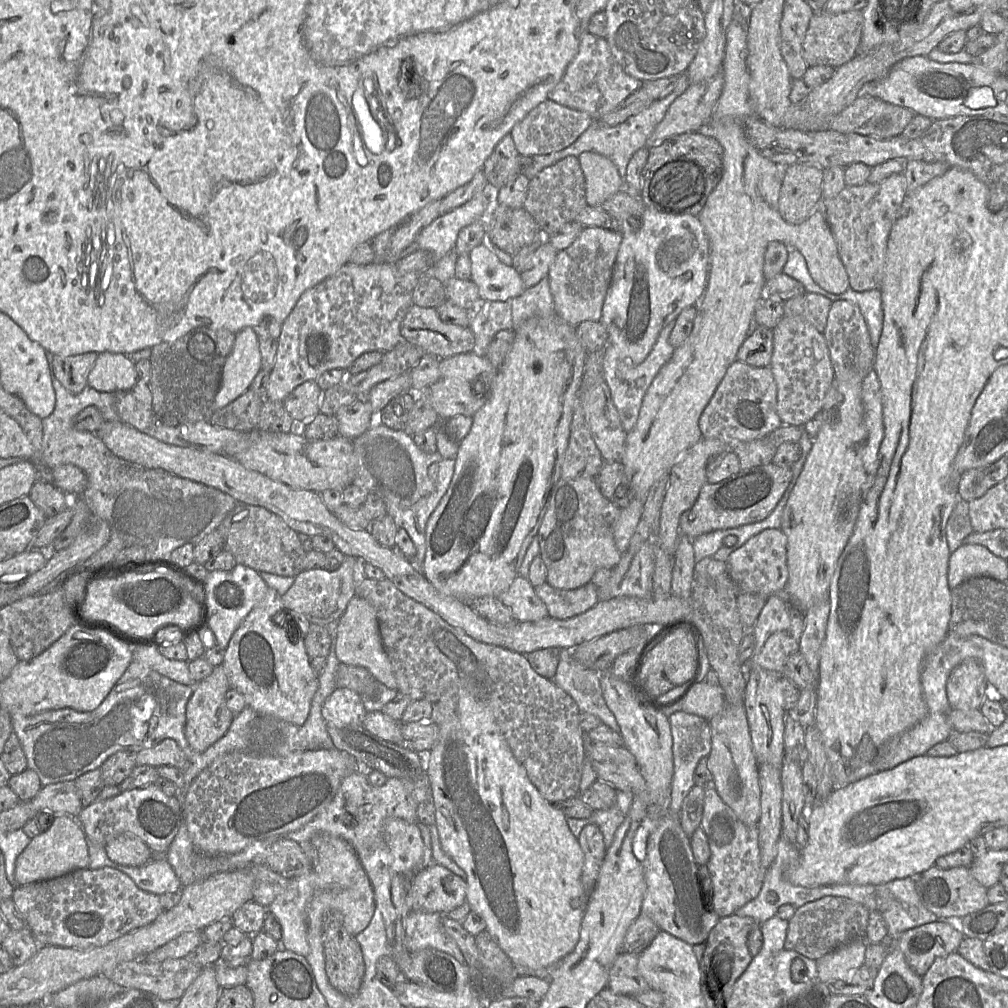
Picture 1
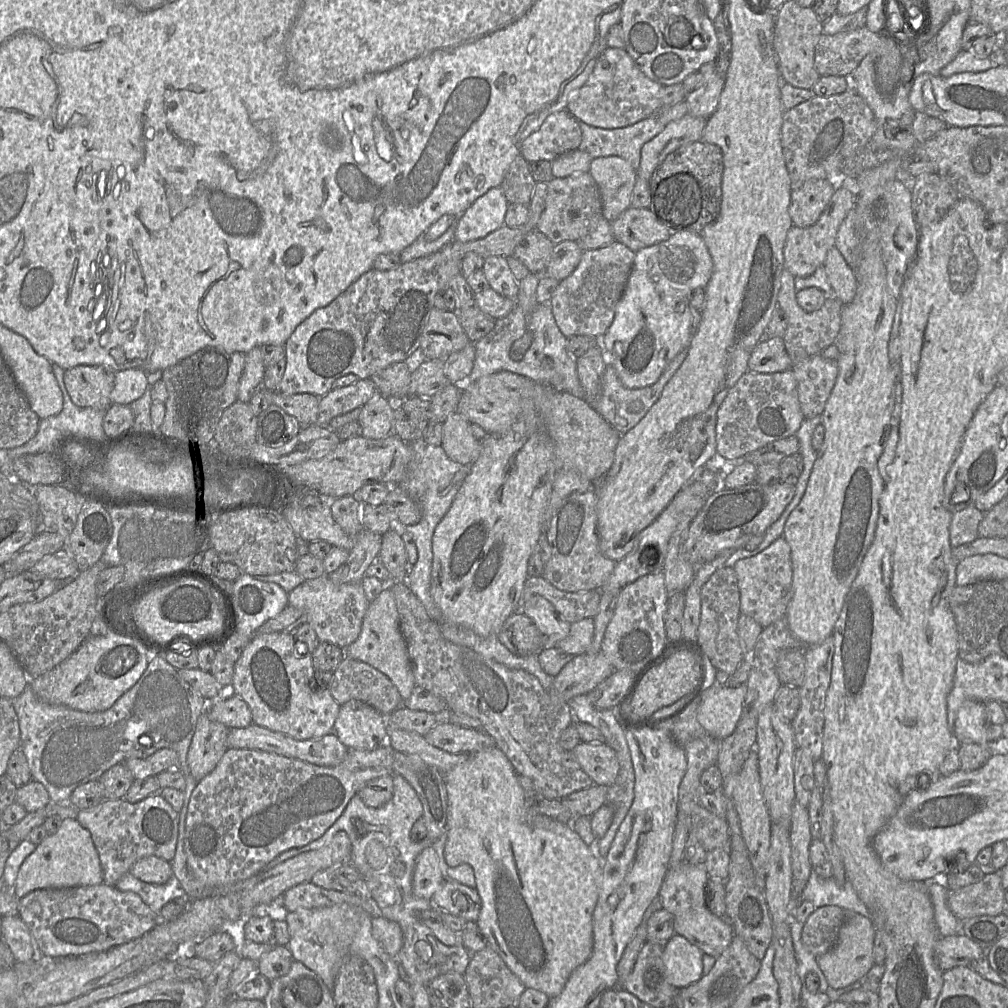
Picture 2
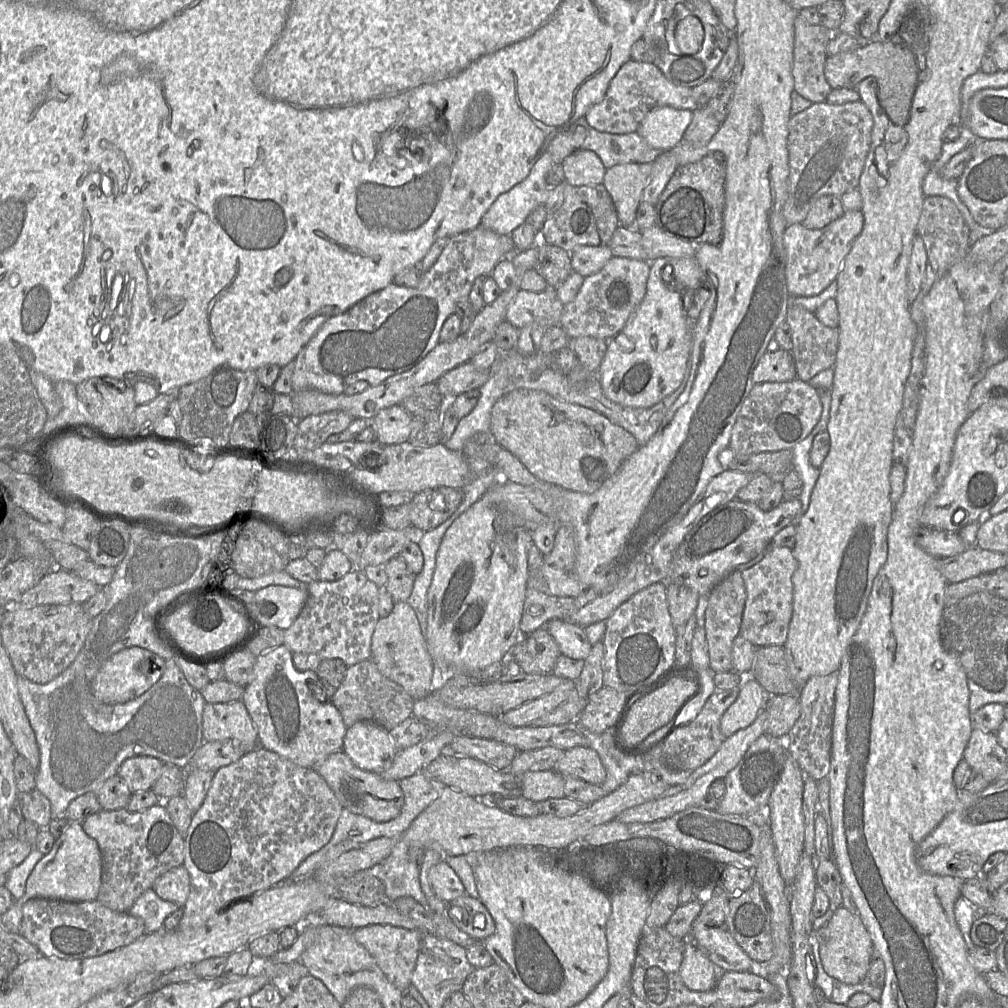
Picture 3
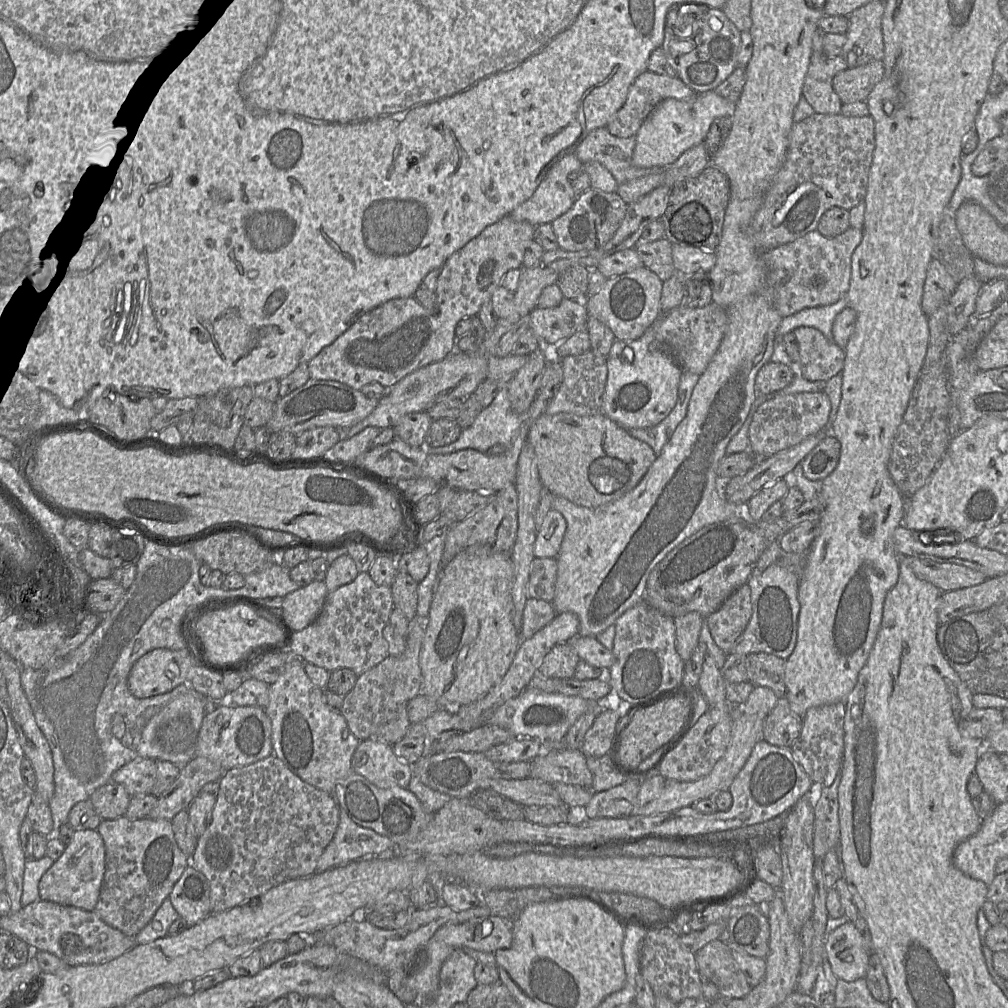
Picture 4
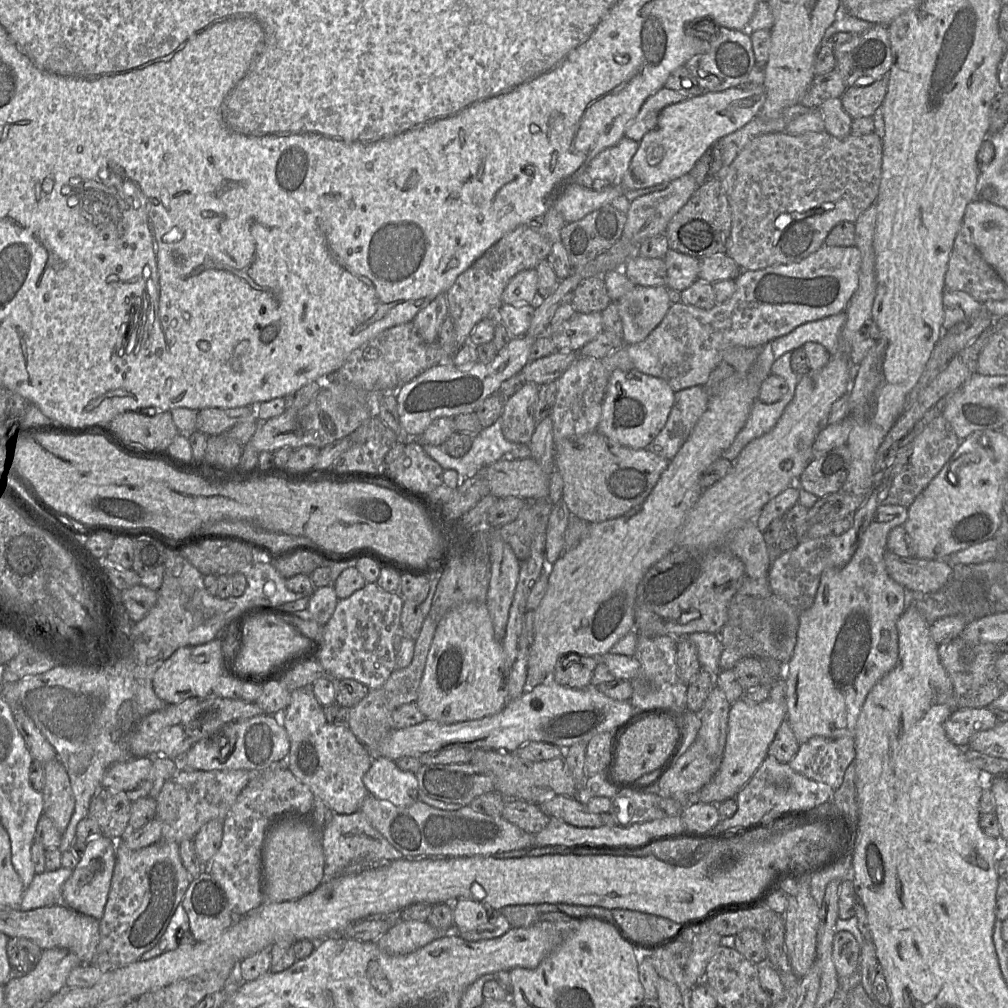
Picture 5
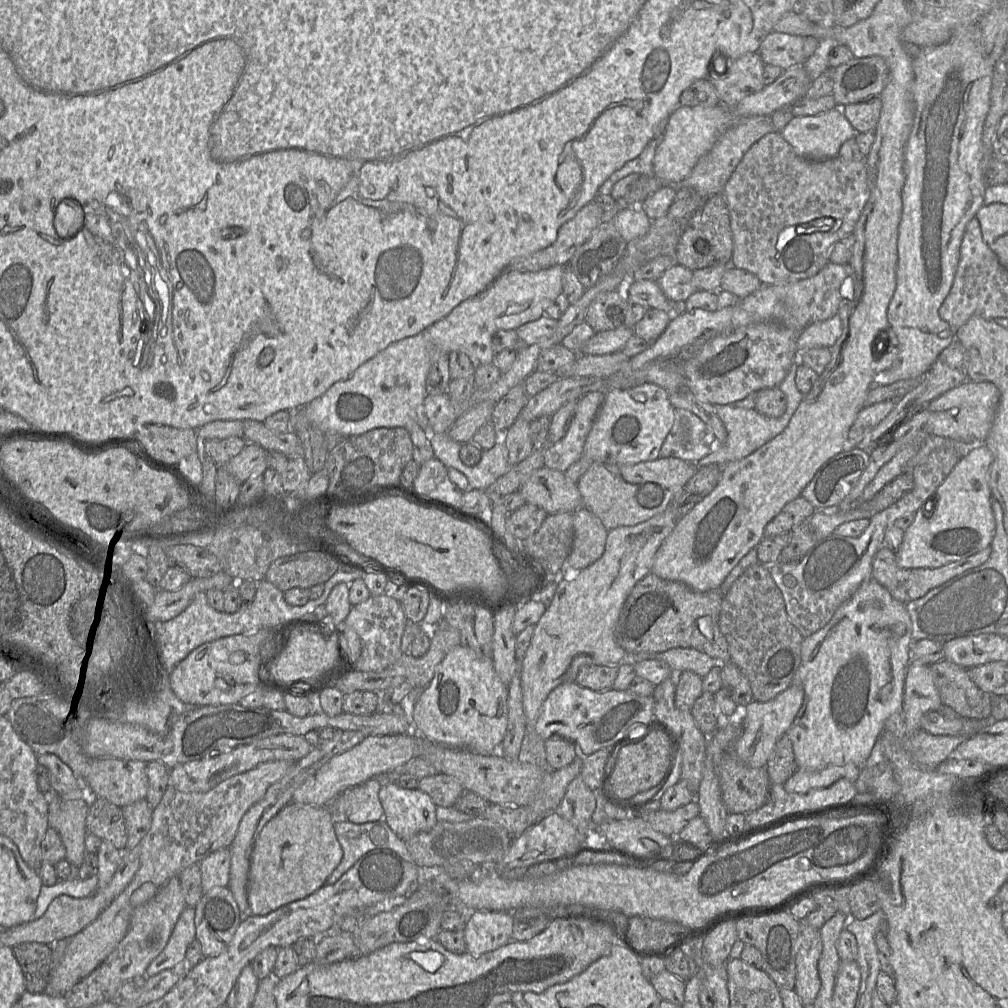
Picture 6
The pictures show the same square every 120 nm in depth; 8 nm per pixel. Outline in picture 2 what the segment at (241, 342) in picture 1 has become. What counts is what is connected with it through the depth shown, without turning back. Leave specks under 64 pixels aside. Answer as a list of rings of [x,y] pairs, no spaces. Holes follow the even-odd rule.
[[[259,346],[245,354],[245,365],[238,387],[238,401],[249,402],[257,389],[263,385],[265,365]]]

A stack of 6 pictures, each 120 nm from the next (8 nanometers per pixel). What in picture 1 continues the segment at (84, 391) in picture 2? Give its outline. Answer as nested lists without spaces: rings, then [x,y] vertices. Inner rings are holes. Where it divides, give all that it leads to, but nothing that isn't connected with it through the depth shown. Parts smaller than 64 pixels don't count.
[[[99,353],[53,356],[53,368],[57,379],[72,394],[79,394],[88,386],[88,376]]]

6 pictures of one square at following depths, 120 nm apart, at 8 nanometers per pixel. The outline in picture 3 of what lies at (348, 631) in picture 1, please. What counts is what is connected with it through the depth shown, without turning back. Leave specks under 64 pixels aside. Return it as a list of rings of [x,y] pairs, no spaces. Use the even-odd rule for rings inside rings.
[[[395,602],[390,615],[380,617],[372,636],[371,652],[371,660],[380,672],[401,685],[413,700],[431,694],[434,664],[417,616],[408,602]]]

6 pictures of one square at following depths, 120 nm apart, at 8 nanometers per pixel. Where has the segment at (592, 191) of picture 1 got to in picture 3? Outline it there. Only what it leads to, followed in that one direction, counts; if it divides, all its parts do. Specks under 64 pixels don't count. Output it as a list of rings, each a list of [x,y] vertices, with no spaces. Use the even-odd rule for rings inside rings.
[[[652,163],[620,164],[606,169],[603,185],[612,198],[621,226],[634,226],[643,190],[651,177]]]

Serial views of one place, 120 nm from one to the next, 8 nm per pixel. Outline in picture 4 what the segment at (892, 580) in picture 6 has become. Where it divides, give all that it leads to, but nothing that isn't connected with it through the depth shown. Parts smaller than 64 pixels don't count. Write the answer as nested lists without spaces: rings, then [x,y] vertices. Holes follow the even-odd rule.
[[[900,556],[899,563],[907,565],[921,580],[930,582],[942,593],[978,585],[988,579],[983,573],[954,563],[941,563]]]

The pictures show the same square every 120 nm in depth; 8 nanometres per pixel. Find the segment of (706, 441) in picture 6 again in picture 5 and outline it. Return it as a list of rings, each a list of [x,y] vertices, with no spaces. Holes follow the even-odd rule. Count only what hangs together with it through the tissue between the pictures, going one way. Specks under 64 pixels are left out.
[[[703,385],[675,392],[675,401],[667,422],[647,450],[671,460],[685,443],[699,418],[707,409],[708,393]]]

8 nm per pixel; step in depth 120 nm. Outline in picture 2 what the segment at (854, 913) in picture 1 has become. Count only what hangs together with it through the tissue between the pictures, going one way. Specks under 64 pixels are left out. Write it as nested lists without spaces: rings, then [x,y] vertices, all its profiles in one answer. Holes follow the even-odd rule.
[[[835,905],[816,908],[802,928],[802,941],[816,957],[831,949],[845,921],[846,911]]]

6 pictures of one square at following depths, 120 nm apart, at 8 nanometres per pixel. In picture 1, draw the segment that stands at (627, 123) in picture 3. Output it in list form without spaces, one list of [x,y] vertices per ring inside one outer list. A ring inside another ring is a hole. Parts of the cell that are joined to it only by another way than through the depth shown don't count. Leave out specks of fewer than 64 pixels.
[[[584,33],[579,49],[568,64],[563,77],[550,91],[548,99],[568,108],[586,112],[593,121],[615,110],[631,94],[641,89],[642,81],[629,76],[615,61],[604,38]]]

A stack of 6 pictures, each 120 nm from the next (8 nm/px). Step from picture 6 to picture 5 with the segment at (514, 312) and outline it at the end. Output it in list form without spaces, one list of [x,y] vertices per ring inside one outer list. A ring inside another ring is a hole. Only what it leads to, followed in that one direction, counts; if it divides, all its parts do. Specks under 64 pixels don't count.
[[[534,269],[513,276],[502,294],[502,304],[534,305],[538,300],[538,274]]]

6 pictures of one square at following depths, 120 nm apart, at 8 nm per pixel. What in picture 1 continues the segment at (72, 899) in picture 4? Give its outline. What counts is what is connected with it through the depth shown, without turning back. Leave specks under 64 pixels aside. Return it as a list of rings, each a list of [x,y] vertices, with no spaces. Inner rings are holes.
[[[56,814],[51,827],[32,838],[17,857],[15,863],[15,886],[54,879],[75,870],[89,868],[89,850],[83,828],[75,817]]]

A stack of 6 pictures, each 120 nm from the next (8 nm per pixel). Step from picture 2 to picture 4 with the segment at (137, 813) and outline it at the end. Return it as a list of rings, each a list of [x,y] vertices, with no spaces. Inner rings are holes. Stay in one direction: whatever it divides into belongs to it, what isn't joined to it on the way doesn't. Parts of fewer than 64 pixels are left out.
[[[121,816],[113,820],[102,820],[97,831],[105,844],[106,870],[94,911],[106,924],[135,939],[152,921],[163,901],[169,898],[174,885],[190,865],[190,859],[179,848],[170,820],[153,820],[150,817],[130,820]]]

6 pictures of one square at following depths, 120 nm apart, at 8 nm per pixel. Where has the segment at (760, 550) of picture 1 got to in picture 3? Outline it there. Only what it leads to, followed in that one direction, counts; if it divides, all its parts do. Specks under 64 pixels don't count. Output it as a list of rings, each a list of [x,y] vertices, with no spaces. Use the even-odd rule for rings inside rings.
[[[770,545],[759,562],[741,570],[747,596],[739,634],[757,648],[785,645],[793,611],[792,576],[796,565],[792,549]]]

